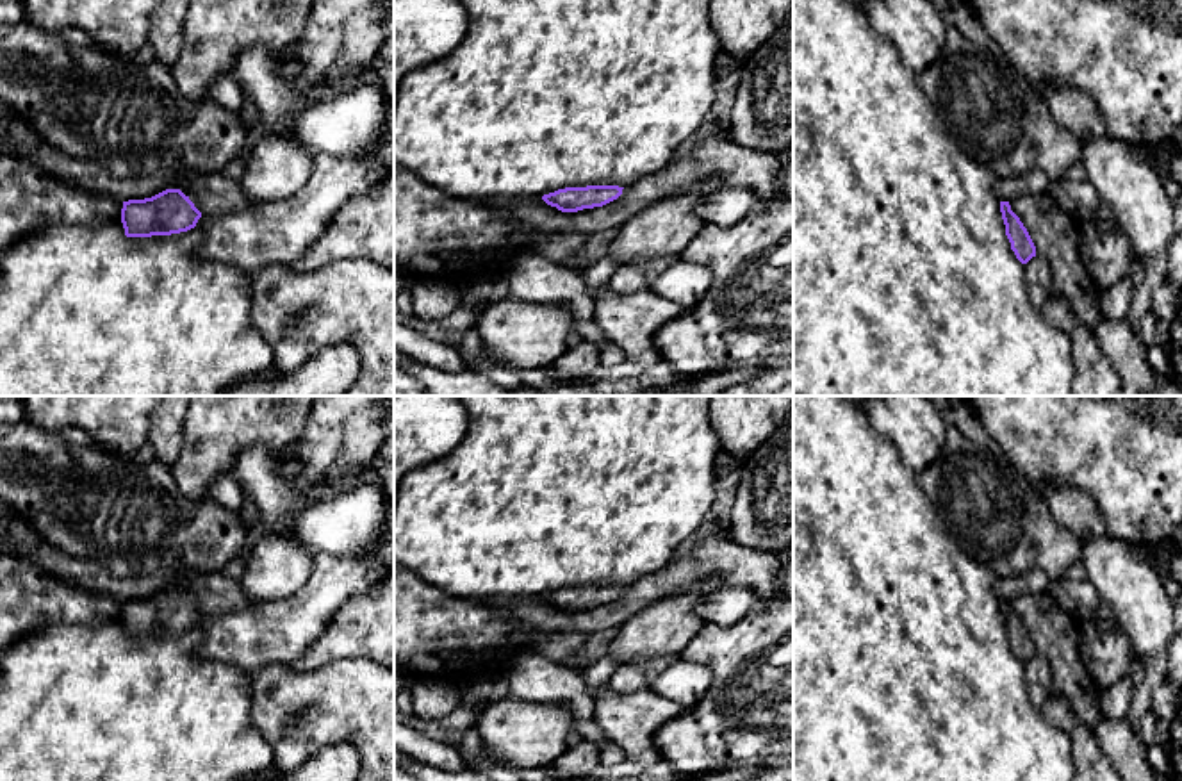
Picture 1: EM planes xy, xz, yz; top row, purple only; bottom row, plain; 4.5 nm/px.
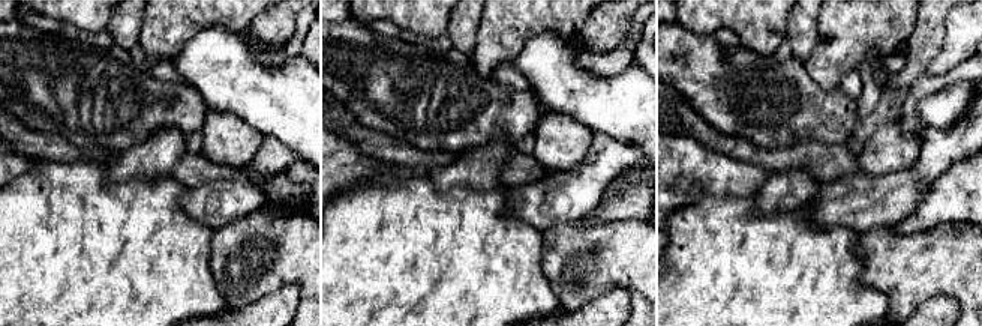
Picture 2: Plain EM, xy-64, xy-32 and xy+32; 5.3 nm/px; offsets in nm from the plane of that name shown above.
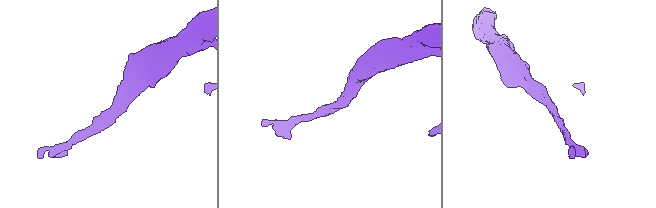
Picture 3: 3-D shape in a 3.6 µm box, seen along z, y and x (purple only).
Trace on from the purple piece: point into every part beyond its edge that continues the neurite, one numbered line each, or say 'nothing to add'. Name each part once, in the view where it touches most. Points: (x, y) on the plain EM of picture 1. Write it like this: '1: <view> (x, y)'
nothing to add

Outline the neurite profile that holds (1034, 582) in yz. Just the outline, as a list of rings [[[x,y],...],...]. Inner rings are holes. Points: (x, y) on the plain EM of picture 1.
[[[1029,571],[1025,574],[1014,574],[1007,578],[995,578],[995,590],[1000,601],[1011,601],[1022,594],[1047,594],[1050,588],[1048,576],[1039,571]]]

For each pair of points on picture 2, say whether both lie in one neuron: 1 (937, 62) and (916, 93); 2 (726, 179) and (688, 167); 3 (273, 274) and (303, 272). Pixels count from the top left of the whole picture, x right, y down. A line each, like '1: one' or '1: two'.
1: two
2: one
3: one

